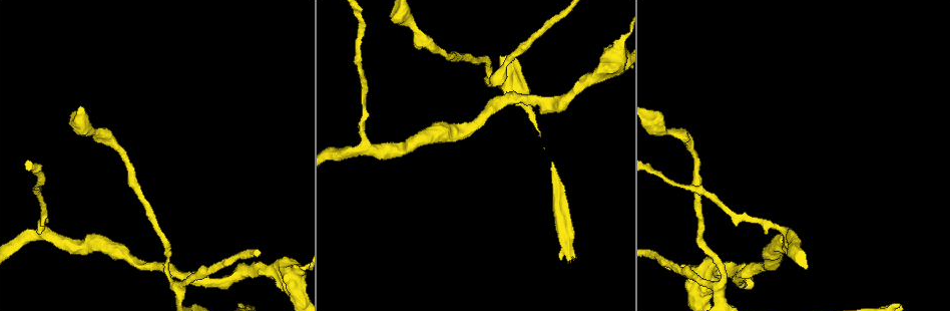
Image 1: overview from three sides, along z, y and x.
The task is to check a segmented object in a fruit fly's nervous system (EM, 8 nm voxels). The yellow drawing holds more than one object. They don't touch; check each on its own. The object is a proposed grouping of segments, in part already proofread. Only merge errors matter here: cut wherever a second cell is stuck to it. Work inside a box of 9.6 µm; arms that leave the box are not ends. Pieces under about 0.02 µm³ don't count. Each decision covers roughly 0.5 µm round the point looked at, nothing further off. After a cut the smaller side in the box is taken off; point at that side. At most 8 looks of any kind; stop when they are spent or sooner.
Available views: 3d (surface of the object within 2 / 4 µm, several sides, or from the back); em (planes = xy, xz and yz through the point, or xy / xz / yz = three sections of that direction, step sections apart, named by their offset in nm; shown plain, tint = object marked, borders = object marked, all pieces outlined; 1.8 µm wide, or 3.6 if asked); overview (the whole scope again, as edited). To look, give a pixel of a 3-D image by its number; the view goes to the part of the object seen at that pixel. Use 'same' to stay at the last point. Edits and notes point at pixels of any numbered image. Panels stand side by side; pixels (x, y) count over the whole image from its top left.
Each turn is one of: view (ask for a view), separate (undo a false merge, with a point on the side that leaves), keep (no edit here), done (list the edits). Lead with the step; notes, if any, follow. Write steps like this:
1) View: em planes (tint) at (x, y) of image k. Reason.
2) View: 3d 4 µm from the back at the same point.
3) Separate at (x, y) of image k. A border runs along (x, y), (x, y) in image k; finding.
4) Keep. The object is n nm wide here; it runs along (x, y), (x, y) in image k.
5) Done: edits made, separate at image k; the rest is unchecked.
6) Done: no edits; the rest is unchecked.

View: 3d 4 µm from the back at (785, 233) of image 1. Arms part here.

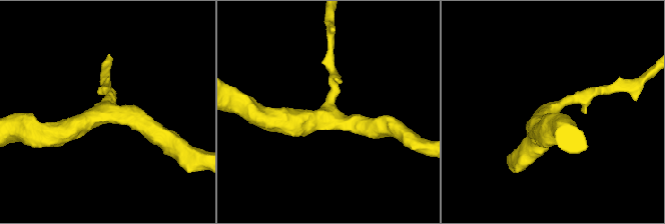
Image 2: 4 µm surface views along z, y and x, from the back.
View: em yz step 8 (tint) at (104, 110) of image 2. Now the EM.

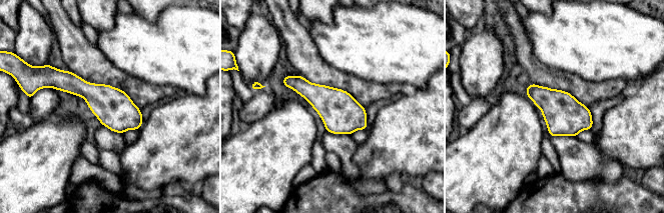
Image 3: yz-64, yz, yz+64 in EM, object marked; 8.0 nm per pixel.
View: em planes (tint) at the same point.

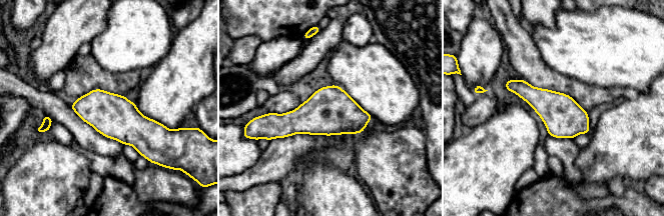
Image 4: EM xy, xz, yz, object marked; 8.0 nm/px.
Keep. The object is 320 nm wide here; all the same cell.

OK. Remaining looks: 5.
View: 3d 2 µm at (418, 27) of image 1. Thin neck.

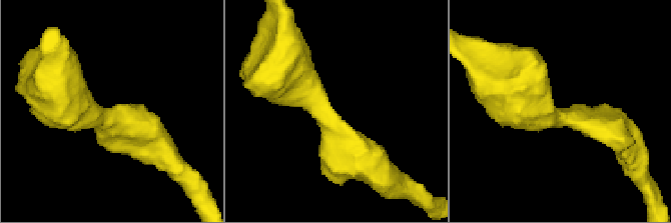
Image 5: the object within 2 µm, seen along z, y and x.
View: em planes (plain) at (564, 116) of image 5. The arms are 240, 440 nm wide.

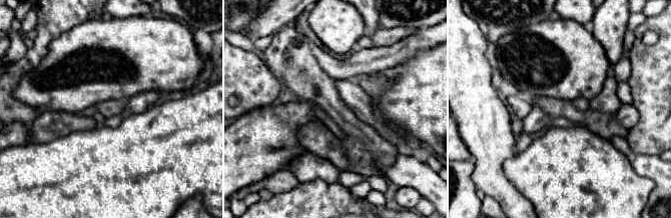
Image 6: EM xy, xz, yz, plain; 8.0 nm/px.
View: em planes (tint) at the same point.

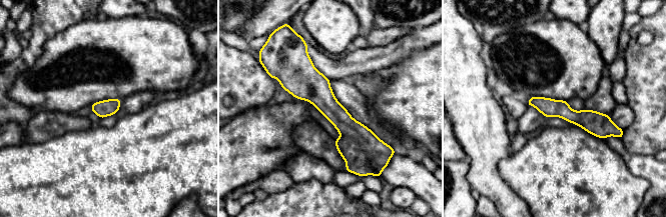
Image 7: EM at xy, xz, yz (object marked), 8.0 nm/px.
Keep. It runs along (303, 54), (352, 163) in image 7; one cell here.

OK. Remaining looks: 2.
Done: no edits; the rest is unchecked.

